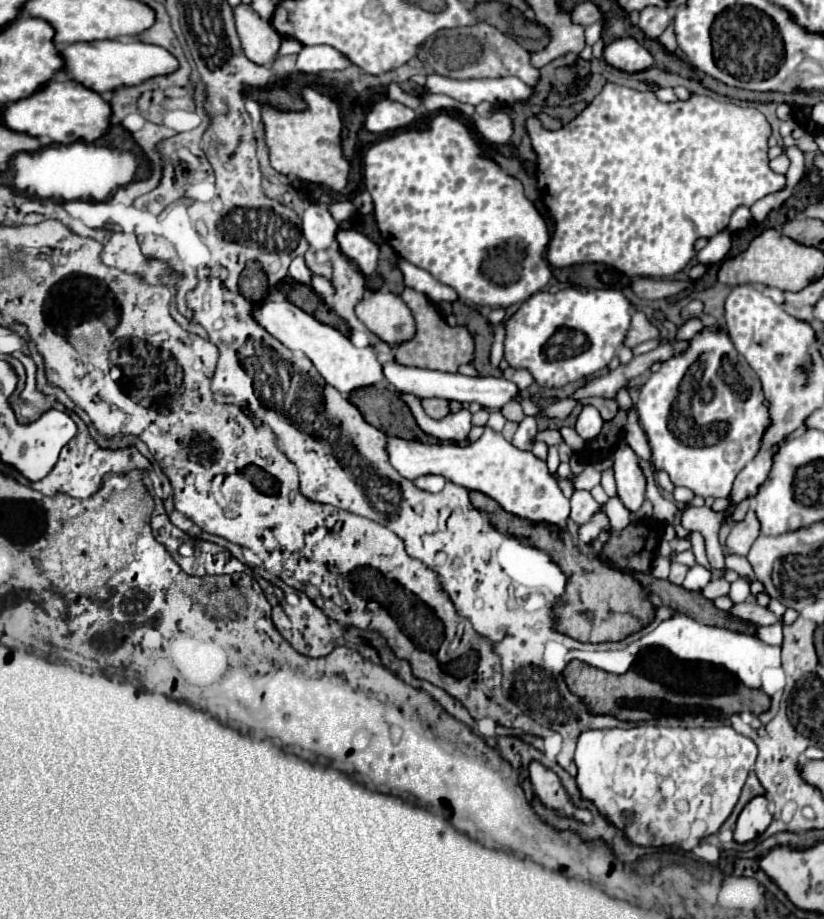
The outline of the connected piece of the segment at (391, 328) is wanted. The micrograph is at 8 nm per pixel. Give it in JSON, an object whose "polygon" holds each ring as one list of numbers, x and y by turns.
{"polygon":[[368,290,356,306,356,316,388,344,414,336,414,318,398,294]]}

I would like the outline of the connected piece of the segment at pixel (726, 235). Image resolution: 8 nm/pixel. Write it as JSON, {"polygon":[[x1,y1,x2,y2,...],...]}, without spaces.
{"polygon":[[722,230,720,234,712,236,708,240,708,244,698,252,698,260,704,262,704,264,714,264,714,262,722,262,724,256,728,254,730,250,730,238,732,232,730,230]]}

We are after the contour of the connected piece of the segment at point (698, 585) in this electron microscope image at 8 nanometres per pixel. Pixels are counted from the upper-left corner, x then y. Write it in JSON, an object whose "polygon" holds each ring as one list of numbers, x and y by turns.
{"polygon":[[694,564,694,566,688,570,682,586,688,588,688,590,702,590,710,580,712,580,712,572,710,572,708,568,700,566,700,564]]}

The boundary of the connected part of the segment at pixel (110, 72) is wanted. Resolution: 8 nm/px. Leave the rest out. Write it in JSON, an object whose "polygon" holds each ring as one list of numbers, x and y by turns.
{"polygon":[[110,40,110,42,76,42,62,50,66,60,64,72,86,88,110,94,124,86,138,86,154,76,168,76,178,70,178,60,162,46,146,44,142,40]]}

